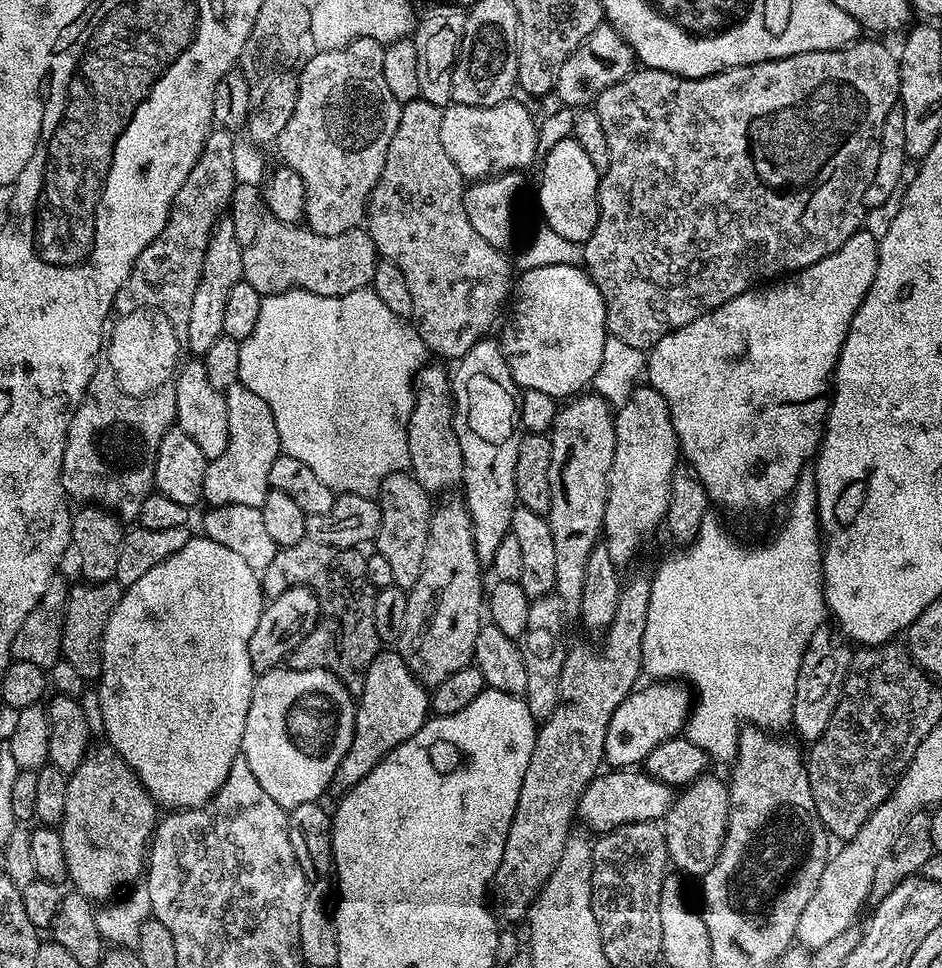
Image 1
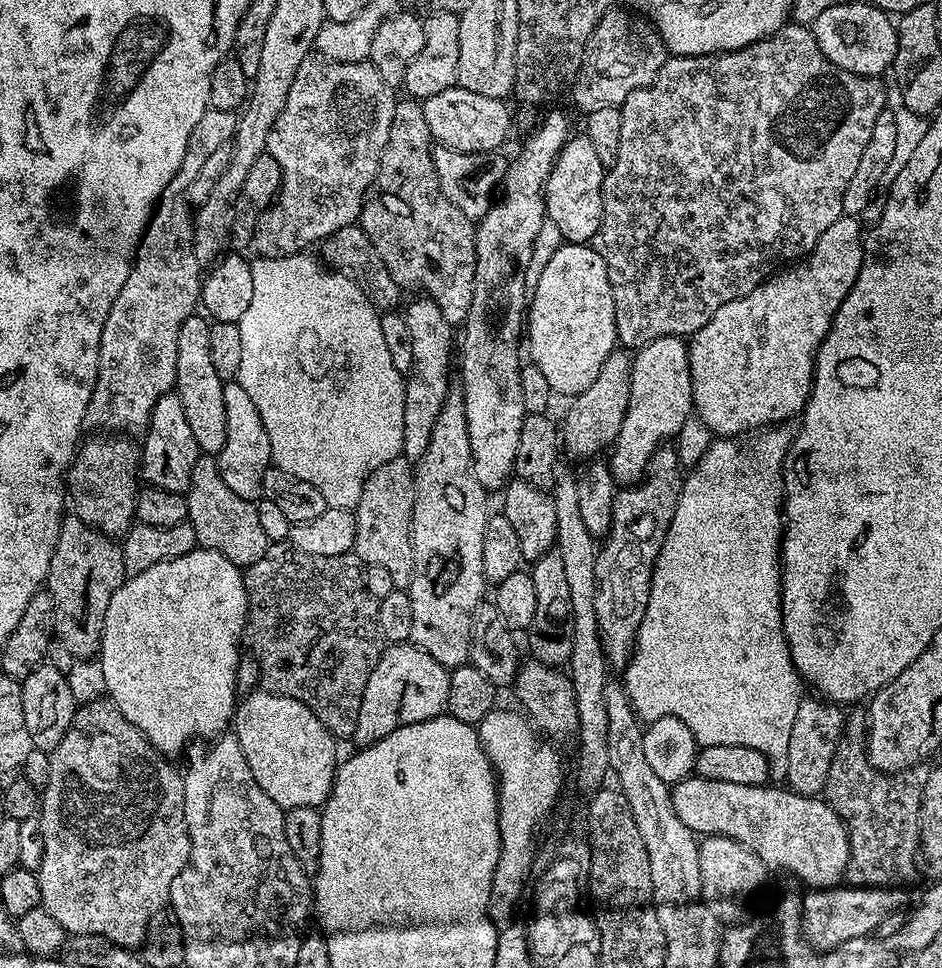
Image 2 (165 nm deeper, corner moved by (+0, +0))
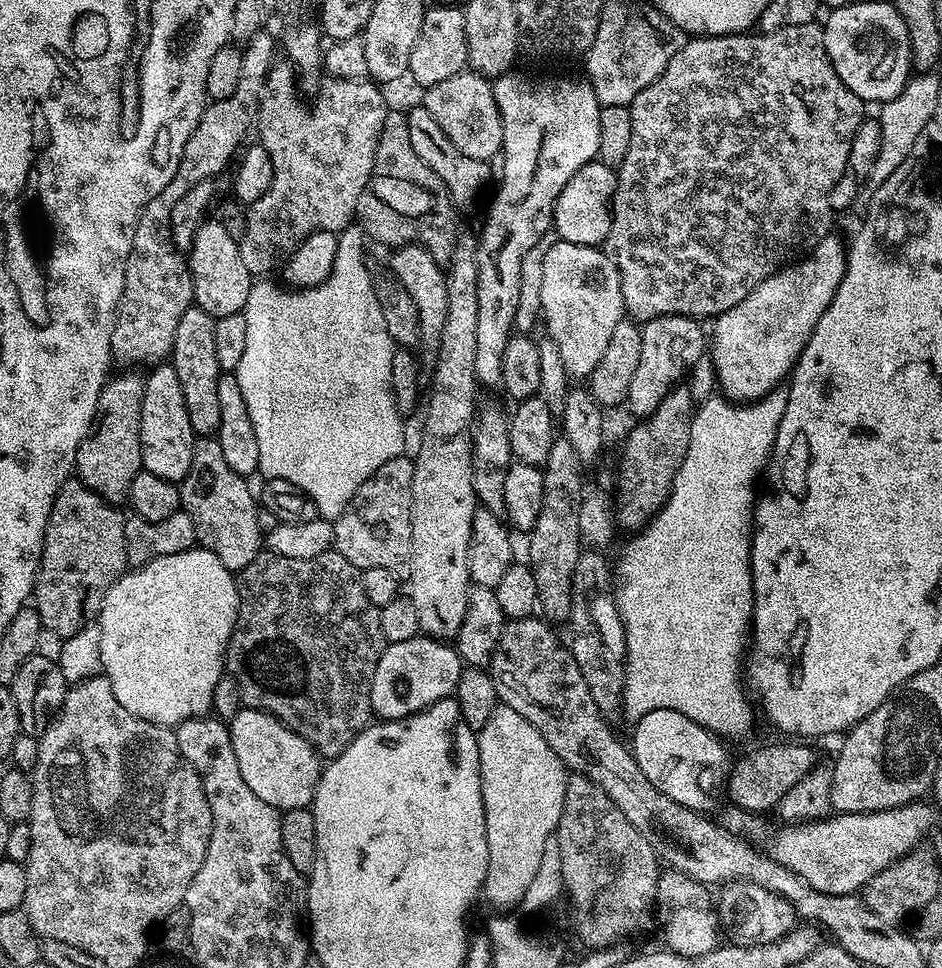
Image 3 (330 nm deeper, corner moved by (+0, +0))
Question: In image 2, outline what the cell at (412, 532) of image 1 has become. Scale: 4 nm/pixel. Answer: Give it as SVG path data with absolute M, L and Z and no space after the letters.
M401 454L390 462L378 466L362 486L362 498L358 498L356 514L356 557L364 566L382 566L394 578L397 590L407 589L412 583L414 550L412 549L412 519L414 518L414 494L416 474L413 461Z

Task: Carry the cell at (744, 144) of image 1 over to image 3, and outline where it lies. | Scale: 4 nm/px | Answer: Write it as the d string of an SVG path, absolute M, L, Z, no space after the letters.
M813 22L810 24L799 24L798 26L786 26L773 32L760 32L759 34L698 36L685 39L684 45L678 50L678 54L674 54L674 58L670 58L666 70L662 70L662 74L654 82L650 82L650 86L646 86L646 90L639 92L632 99L630 105L630 150L626 154L626 162L622 162L622 166L616 172L616 194L612 199L610 234L603 242L603 247L606 249L609 258L616 263L616 269L620 275L622 302L624 303L625 313L637 322L647 322L659 316L690 316L693 318L709 316L709 318L715 318L726 310L730 310L730 306L738 306L738 302L742 302L742 298L746 298L746 294L750 294L750 290L754 290L754 286L758 286L758 282L770 278L779 268L785 267L789 262L811 253L812 249L818 246L818 242L822 242L822 238L826 238L833 231L832 219L834 219L834 213L830 206L830 194L834 190L838 178L842 178L842 174L846 170L846 162L850 158L850 142L854 142L854 134L858 134L858 126L866 118L864 108L866 108L865 101L855 96L844 85L842 78L838 78L838 74L826 54L824 30L819 23Z

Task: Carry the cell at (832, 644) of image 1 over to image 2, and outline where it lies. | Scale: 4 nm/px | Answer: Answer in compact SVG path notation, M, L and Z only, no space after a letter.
M820 698L816 700L801 699L793 729L790 730L789 749L787 750L787 785L793 792L803 796L819 795L829 776L830 766L836 756L836 745L843 737L846 726L844 714L834 704Z

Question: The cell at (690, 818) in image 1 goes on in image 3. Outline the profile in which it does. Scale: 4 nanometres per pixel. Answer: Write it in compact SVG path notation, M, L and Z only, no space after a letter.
M729 882L719 892L714 911L723 935L731 943L743 948L773 944L797 927L798 917L792 903L770 890L762 890L762 886Z

